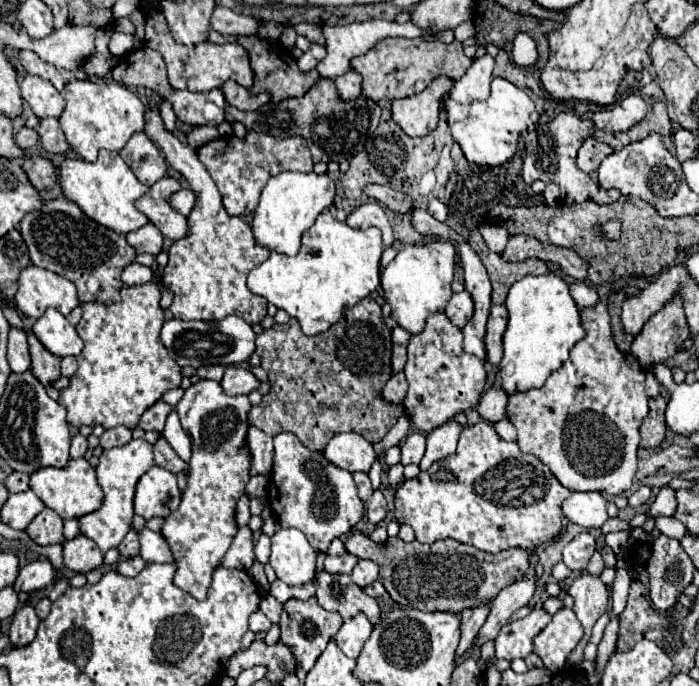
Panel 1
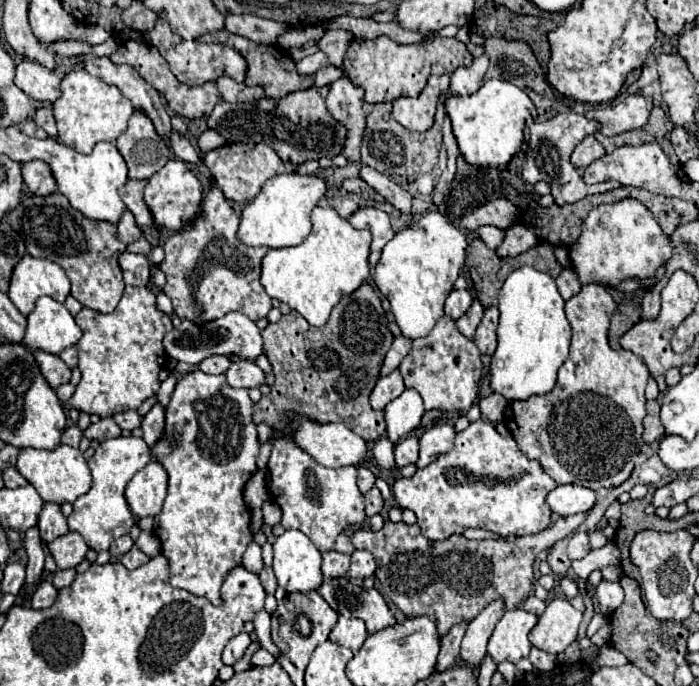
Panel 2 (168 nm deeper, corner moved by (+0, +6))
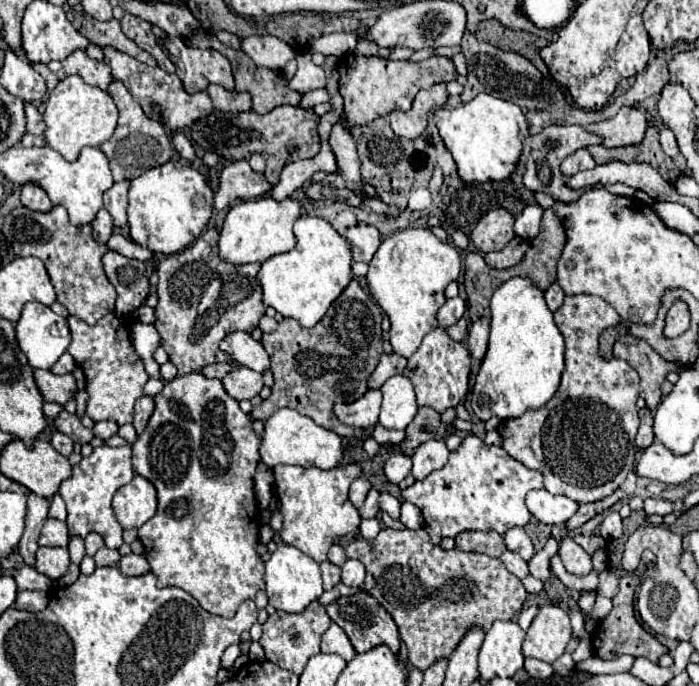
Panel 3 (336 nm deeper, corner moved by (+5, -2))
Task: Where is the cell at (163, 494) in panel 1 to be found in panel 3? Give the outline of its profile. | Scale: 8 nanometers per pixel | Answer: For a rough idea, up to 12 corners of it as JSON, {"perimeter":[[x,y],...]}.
{"perimeter":[[135,475],[117,489],[113,511],[139,529],[157,511],[155,487]]}

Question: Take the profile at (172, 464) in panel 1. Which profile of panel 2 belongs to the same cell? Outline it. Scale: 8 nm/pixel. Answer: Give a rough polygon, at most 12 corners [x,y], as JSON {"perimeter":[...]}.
{"perimeter":[[156,403],[142,421],[142,439],[152,447],[164,435],[164,407]]}

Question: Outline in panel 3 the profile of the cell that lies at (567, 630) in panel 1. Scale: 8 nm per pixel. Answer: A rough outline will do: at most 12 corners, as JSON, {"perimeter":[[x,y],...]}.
{"perimeter":[[543,605],[523,655],[553,663],[571,641],[569,613]]}

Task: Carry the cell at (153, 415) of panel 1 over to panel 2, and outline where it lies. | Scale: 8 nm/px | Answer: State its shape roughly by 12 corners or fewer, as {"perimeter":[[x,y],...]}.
{"perimeter":[[124,411],[114,421],[132,431],[142,425],[142,415],[138,411]]}

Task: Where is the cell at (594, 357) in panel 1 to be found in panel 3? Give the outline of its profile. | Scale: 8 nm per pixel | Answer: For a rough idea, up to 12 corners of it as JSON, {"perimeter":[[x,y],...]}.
{"perimeter":[[595,295],[553,317],[565,371],[497,431],[549,493],[611,495],[635,467],[639,375],[597,353]]}

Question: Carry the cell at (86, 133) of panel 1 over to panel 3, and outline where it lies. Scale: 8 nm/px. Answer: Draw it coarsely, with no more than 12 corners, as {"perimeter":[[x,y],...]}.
{"perimeter":[[79,75],[59,81],[43,117],[67,161],[111,139],[117,107]]}

